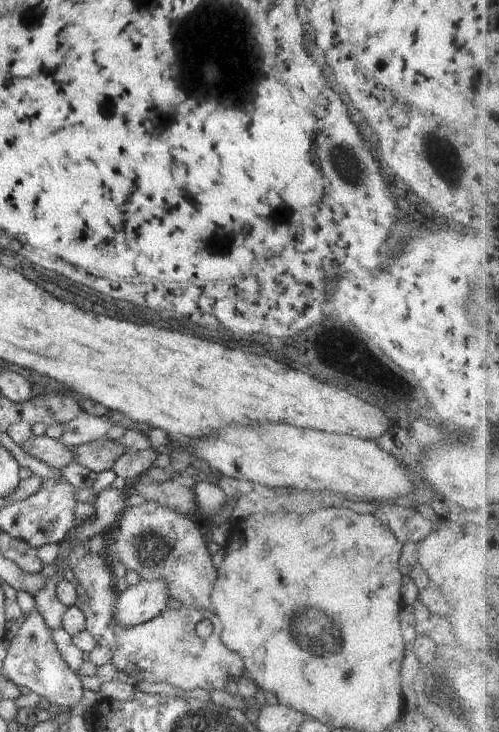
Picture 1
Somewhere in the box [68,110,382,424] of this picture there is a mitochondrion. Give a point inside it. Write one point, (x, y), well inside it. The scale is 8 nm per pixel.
(345, 163)

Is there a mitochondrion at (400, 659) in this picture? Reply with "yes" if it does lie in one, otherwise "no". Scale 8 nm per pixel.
no

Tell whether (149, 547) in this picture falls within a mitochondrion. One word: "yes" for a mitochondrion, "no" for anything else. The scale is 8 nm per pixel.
yes

